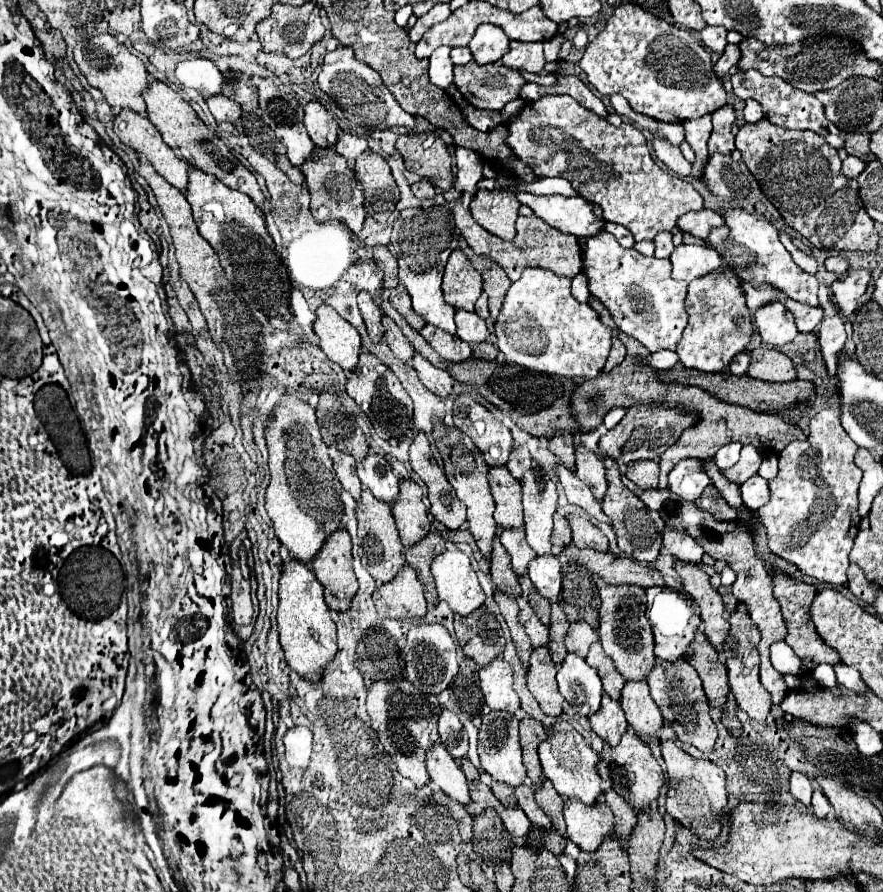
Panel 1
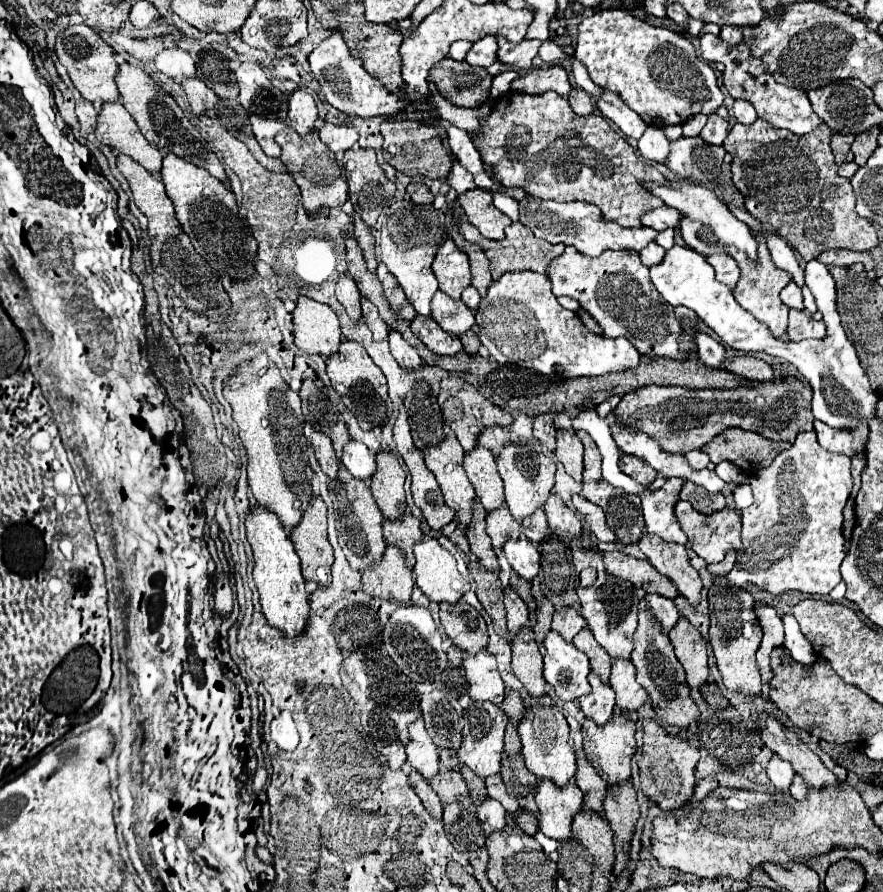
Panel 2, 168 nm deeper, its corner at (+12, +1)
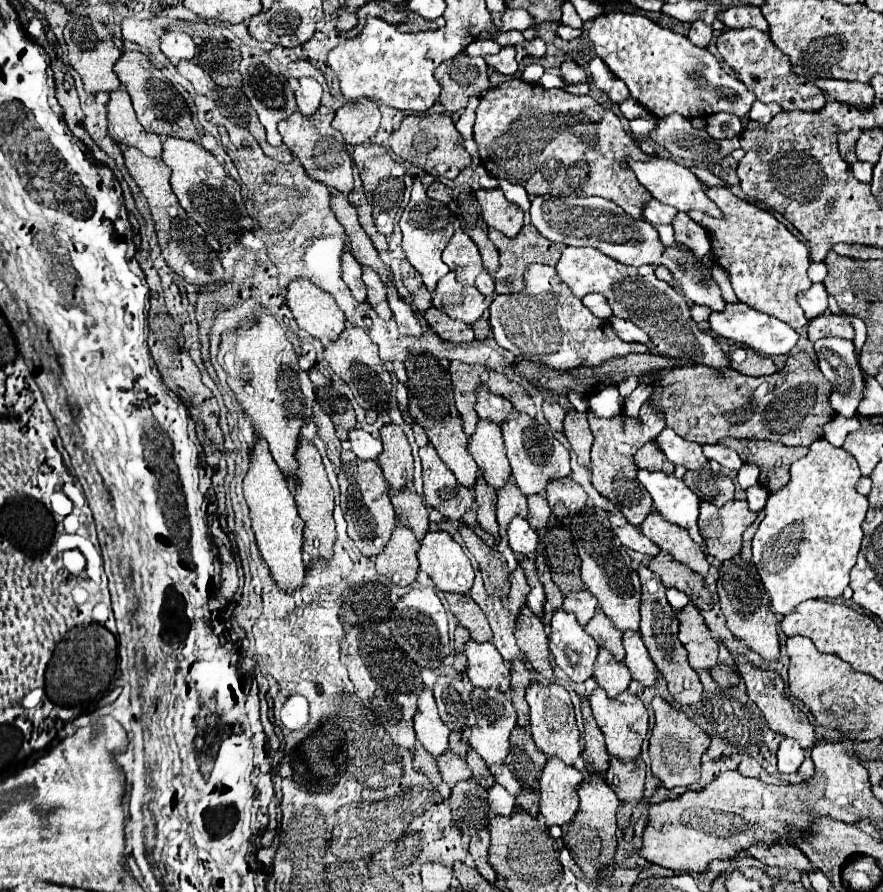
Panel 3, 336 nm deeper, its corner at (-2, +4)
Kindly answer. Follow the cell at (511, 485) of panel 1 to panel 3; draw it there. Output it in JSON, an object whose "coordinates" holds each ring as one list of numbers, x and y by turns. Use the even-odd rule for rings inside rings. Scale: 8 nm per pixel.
{"coordinates":[[479,420,477,432,469,438,469,452,475,458,485,482,499,490,511,478,511,466,505,456,503,436,499,426]]}

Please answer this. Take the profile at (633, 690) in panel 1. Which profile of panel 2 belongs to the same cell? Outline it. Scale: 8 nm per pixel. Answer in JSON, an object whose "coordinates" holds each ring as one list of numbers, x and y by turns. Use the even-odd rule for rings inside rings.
{"coordinates":[[613,659,609,685,615,691,617,707,635,711,645,703,647,691,635,681,635,667,631,659]]}

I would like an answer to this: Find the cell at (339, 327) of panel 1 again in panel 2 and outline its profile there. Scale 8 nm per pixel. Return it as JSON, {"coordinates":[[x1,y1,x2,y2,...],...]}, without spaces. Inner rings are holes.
{"coordinates":[[299,295,293,309,293,341,299,349,329,357,339,349,341,329,335,311,309,297]]}

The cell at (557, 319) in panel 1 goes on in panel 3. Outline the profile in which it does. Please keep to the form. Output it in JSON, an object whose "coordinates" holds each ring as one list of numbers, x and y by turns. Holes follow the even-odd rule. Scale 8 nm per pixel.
{"coordinates":[[545,264,527,266,523,290,495,296,489,312,493,336,503,350,513,352,517,360,529,360,559,372,579,366,595,368,627,354,649,352,647,344,643,342,621,340,613,332,609,320,593,316,593,312,583,306,583,302,575,298,567,286,563,286,555,274,555,268]]}

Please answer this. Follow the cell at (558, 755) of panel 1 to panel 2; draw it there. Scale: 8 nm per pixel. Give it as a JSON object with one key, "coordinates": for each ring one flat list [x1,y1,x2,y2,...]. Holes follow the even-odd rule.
{"coordinates":[[533,705,523,713,519,721,519,735,521,735,521,755,525,757,527,769,541,777,553,779,557,785,567,785,569,779,575,775,575,753,569,747,569,725,563,713,551,705]]}

